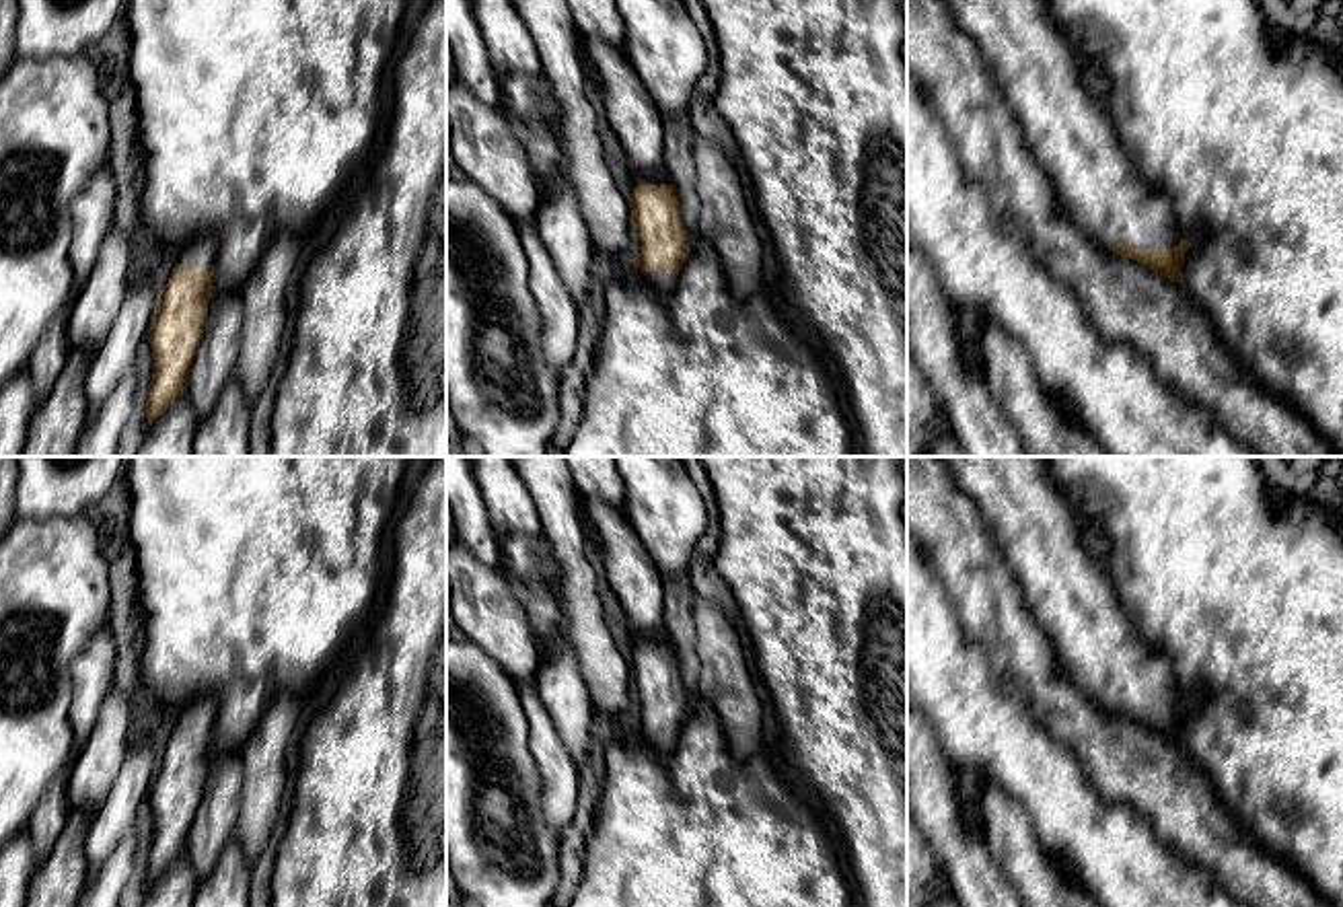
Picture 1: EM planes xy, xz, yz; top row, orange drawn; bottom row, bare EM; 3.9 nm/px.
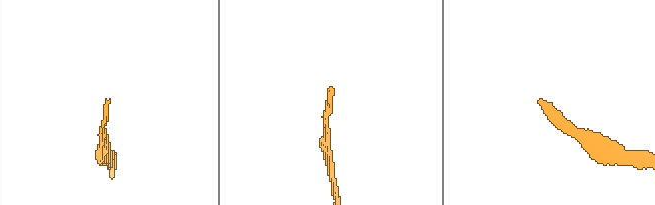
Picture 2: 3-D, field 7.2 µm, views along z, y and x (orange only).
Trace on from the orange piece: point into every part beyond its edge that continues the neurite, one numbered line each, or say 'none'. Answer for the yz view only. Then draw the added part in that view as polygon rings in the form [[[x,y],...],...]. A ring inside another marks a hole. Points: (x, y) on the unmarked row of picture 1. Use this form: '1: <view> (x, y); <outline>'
1: yz (1072, 593); [[[938,457],[958,489],[973,502],[985,527],[993,533],[1006,561],[1022,584],[1024,601],[1055,642],[1059,664],[1100,705],[1117,703],[1131,710],[1172,710],[1181,695],[1172,679],[1170,660],[1154,654],[1139,627],[1127,615],[1106,561],[1096,559],[1082,541],[1082,514],[1067,502],[1045,457]]]

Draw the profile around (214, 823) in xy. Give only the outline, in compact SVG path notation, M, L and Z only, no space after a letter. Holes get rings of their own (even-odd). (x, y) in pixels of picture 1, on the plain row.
M216 751L208 765L204 800L187 835L187 860L204 880L234 833L241 812L243 763L239 751Z

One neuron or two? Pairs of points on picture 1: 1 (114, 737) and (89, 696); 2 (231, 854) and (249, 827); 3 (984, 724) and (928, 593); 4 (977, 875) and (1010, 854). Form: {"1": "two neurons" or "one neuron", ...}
{"1": "two neurons", "2": "two neurons", "3": "one neuron", "4": "two neurons"}

